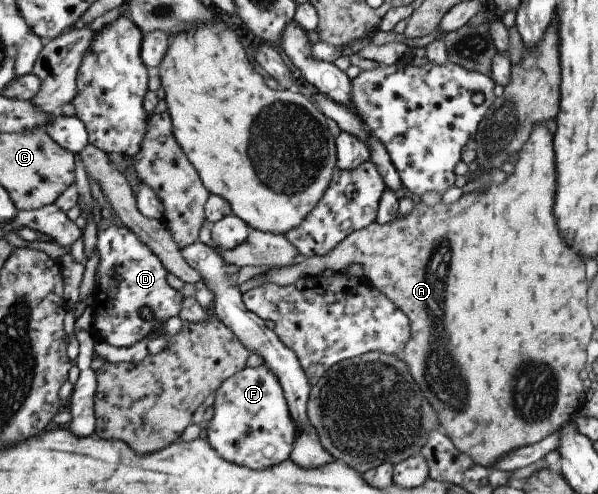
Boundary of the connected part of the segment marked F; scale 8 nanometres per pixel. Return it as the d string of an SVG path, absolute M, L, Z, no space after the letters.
M266 365L246 366L225 379L215 391L214 415L208 421L207 442L226 460L252 470L272 468L289 459L298 433L281 383Z

